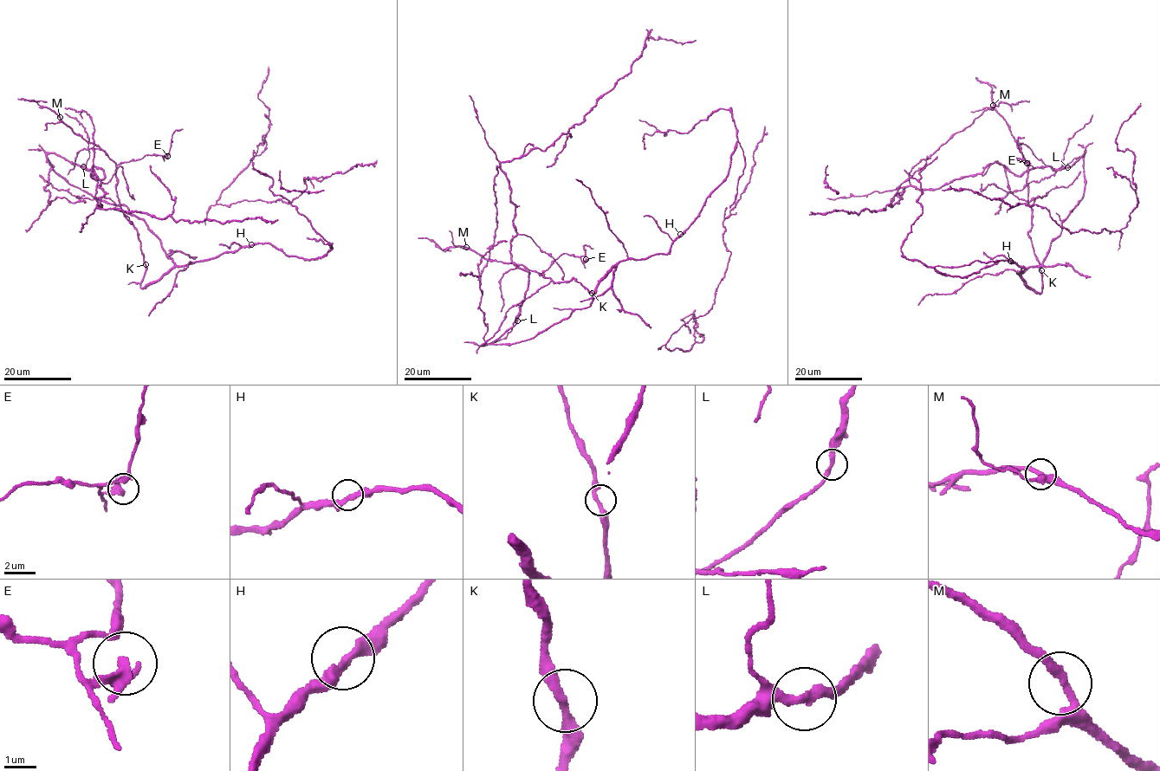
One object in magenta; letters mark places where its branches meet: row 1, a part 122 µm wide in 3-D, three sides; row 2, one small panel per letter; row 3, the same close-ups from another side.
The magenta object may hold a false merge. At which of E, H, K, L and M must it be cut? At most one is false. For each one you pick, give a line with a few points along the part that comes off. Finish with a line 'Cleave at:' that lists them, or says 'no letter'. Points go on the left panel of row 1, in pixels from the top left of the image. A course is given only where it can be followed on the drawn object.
Cleave at: no letter

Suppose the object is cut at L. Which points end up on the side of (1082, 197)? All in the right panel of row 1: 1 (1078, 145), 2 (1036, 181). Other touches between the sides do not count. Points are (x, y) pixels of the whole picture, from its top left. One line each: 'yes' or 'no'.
1: yes
2: yes

